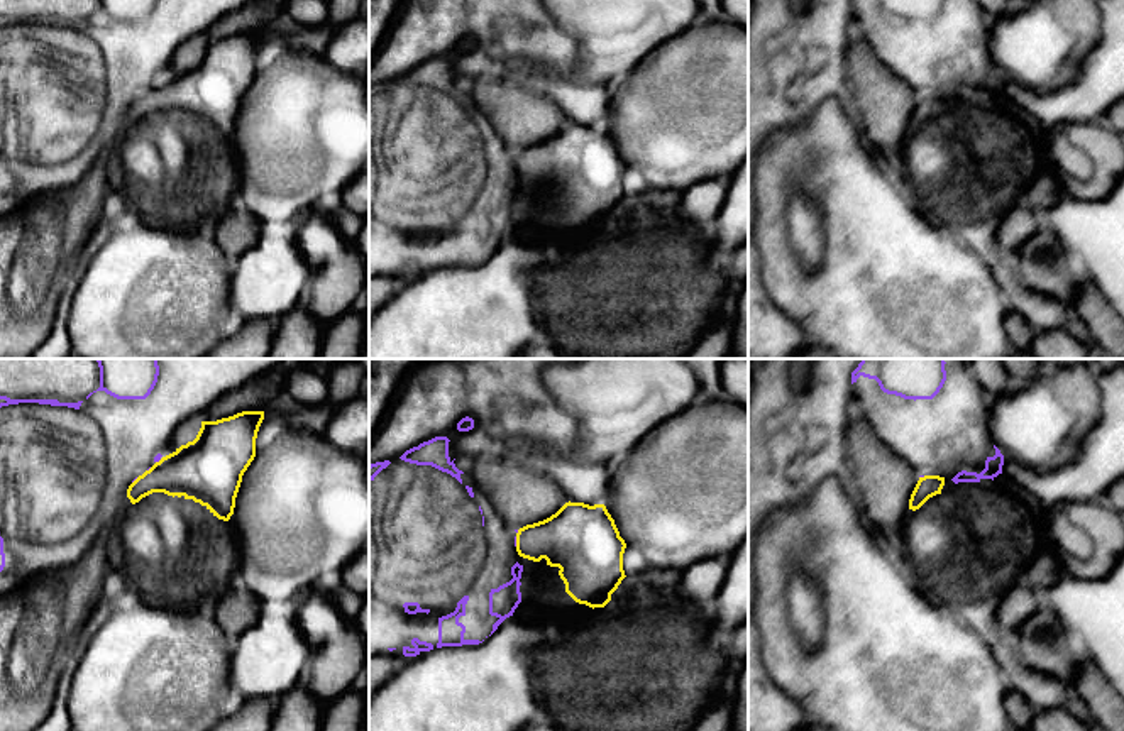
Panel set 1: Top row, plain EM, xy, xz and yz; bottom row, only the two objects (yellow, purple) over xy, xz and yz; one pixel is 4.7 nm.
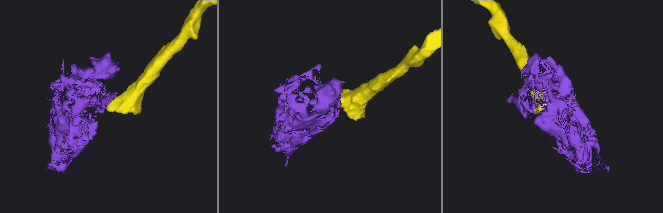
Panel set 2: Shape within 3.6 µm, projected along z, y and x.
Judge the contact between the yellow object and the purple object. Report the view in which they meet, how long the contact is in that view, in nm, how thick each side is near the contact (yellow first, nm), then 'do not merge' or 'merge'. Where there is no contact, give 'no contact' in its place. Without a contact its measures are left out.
xz | 50 nm | 280/20 nm | do not merge

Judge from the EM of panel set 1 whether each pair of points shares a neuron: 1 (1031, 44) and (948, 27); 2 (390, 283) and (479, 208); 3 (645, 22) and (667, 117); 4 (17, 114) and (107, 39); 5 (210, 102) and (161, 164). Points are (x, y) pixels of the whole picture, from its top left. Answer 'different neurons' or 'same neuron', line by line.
1: different neurons
2: different neurons
3: different neurons
4: same neuron
5: same neuron

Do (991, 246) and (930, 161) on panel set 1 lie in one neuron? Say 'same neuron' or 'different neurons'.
same neuron

